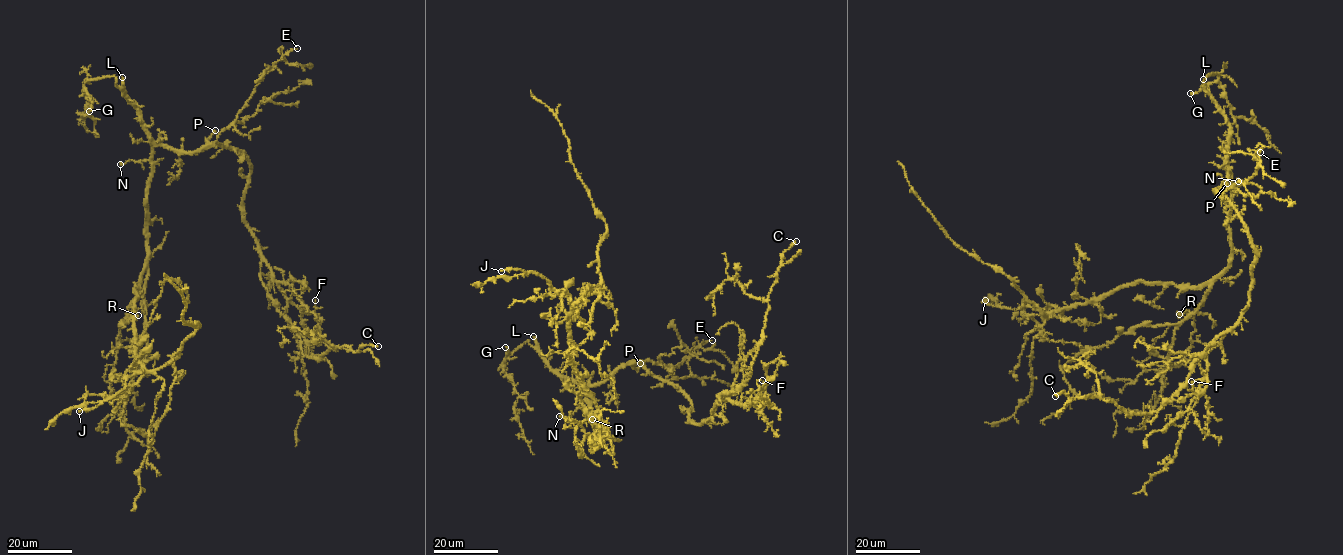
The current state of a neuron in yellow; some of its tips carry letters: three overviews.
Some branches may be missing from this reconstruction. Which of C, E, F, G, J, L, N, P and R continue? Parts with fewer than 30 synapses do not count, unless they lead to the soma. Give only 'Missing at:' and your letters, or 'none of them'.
Missing at: J, L, P

